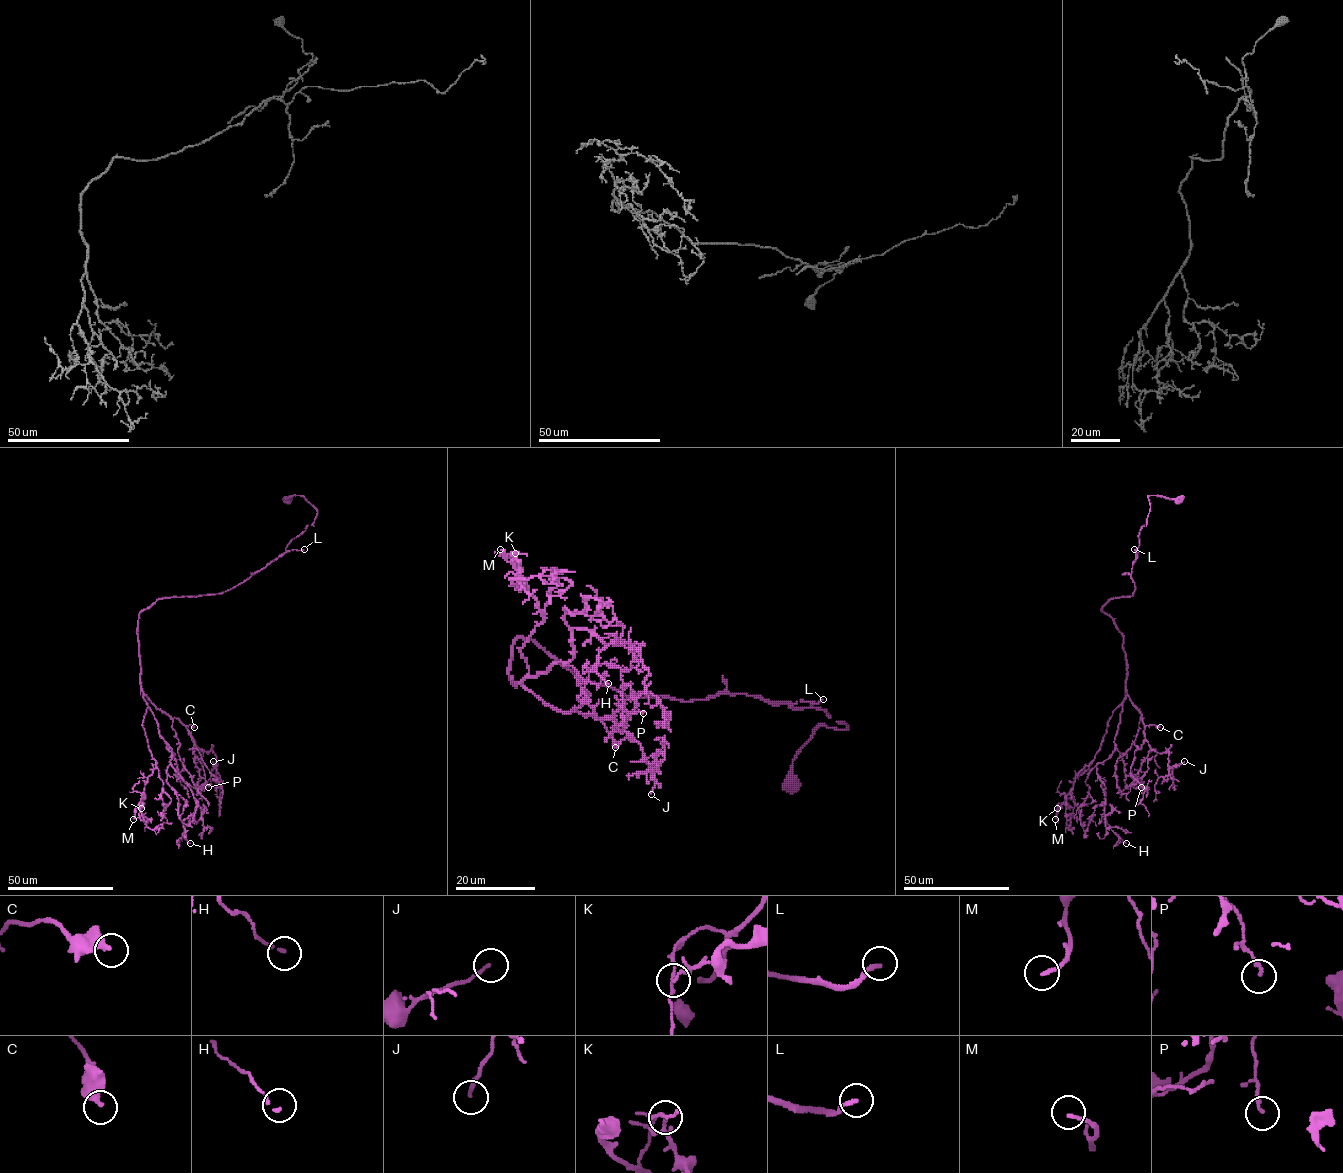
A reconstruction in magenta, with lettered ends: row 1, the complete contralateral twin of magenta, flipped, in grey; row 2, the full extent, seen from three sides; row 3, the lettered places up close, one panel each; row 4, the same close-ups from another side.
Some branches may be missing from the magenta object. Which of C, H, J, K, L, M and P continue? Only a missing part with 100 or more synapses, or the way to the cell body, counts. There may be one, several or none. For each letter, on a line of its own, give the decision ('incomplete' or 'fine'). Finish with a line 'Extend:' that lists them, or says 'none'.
C: fine
H: fine
J: fine
K: fine
L: incomplete
M: fine
P: fine
Extend: L

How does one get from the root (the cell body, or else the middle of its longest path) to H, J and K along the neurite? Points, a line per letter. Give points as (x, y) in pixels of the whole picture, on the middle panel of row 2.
H: (792, 782), (845, 723), (628, 697), (513, 644), (515, 686), (586, 628), (620, 642), (608, 683)
J: (792, 782), (845, 723), (628, 697), (518, 638), (515, 686), (613, 719), (651, 794)
K: (792, 782), (812, 733), (845, 723), (746, 694), (628, 697), (526, 638), (515, 686), (543, 620), (515, 553)

